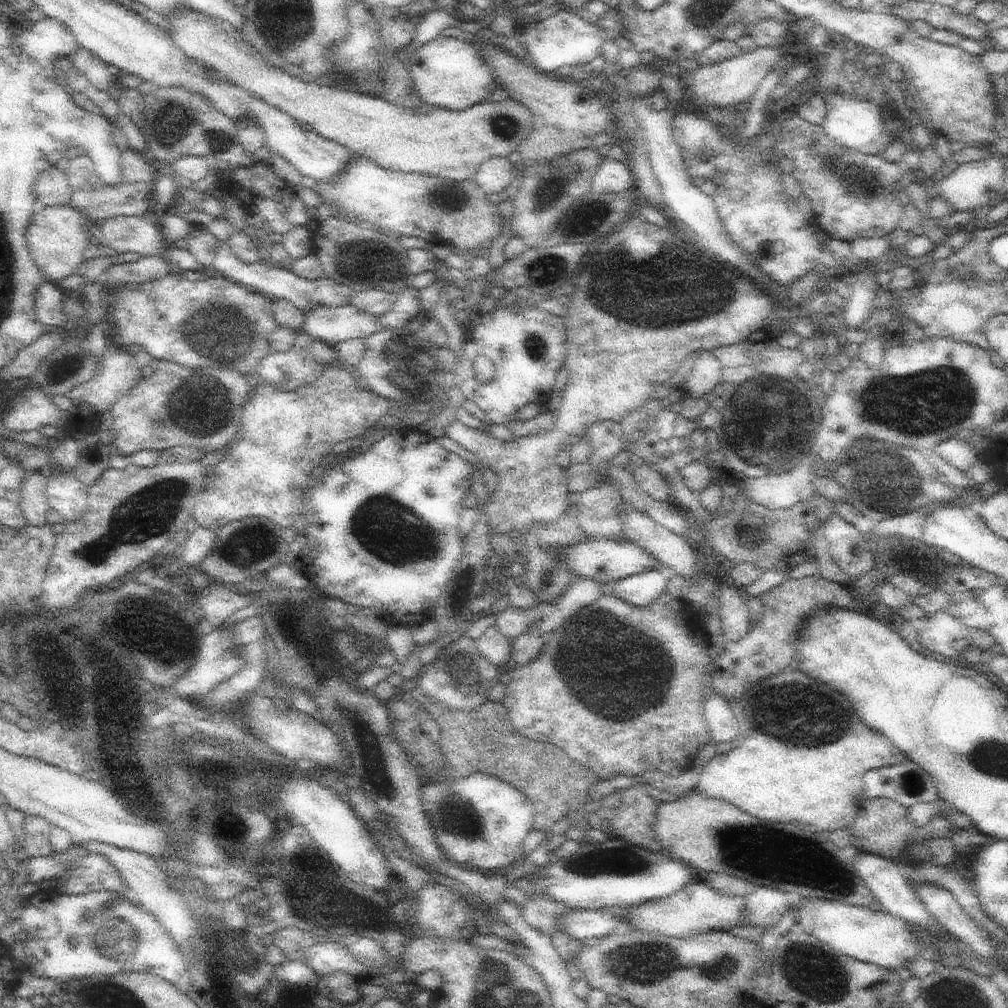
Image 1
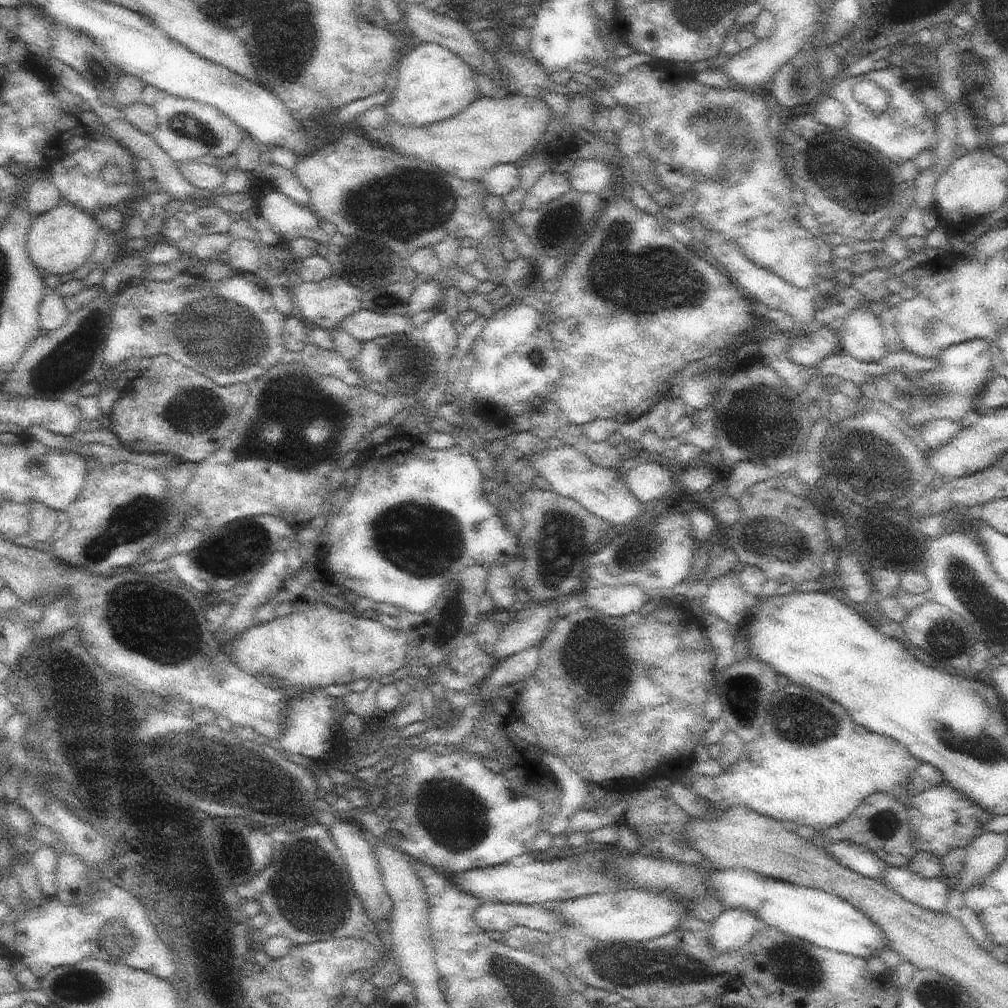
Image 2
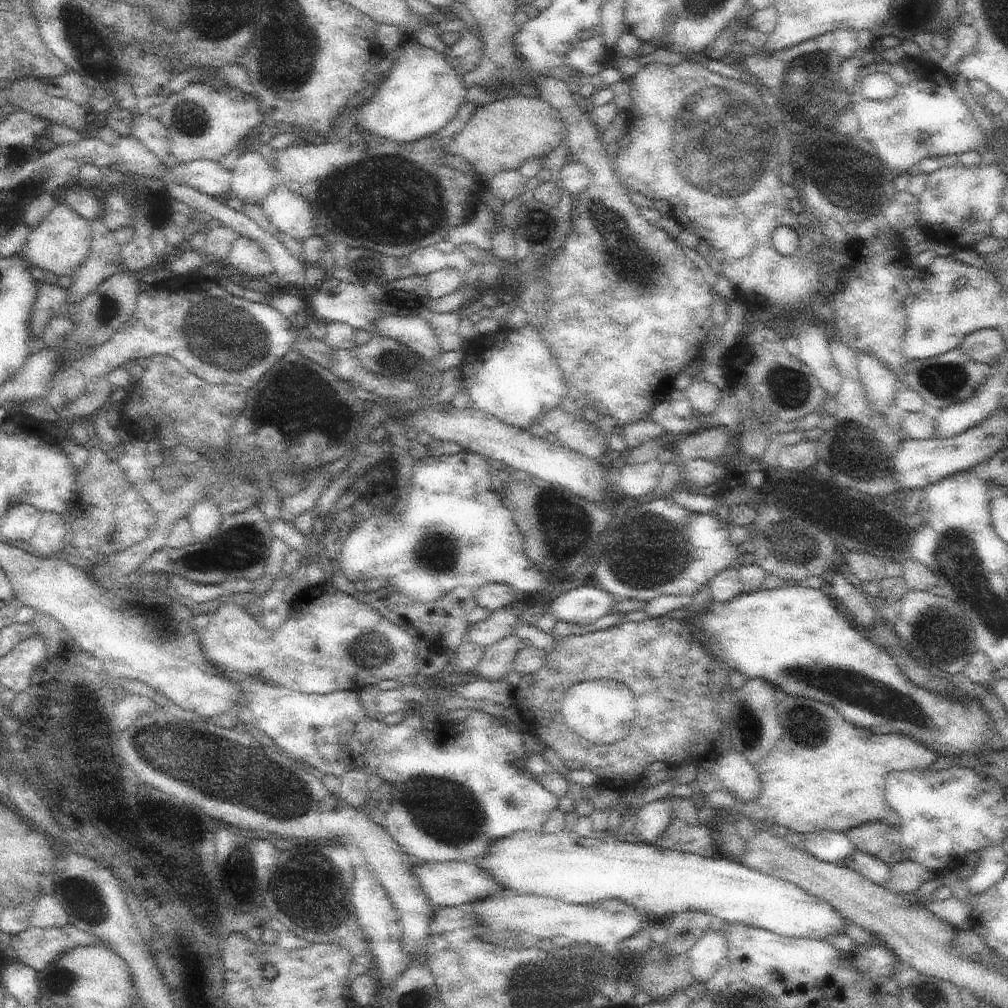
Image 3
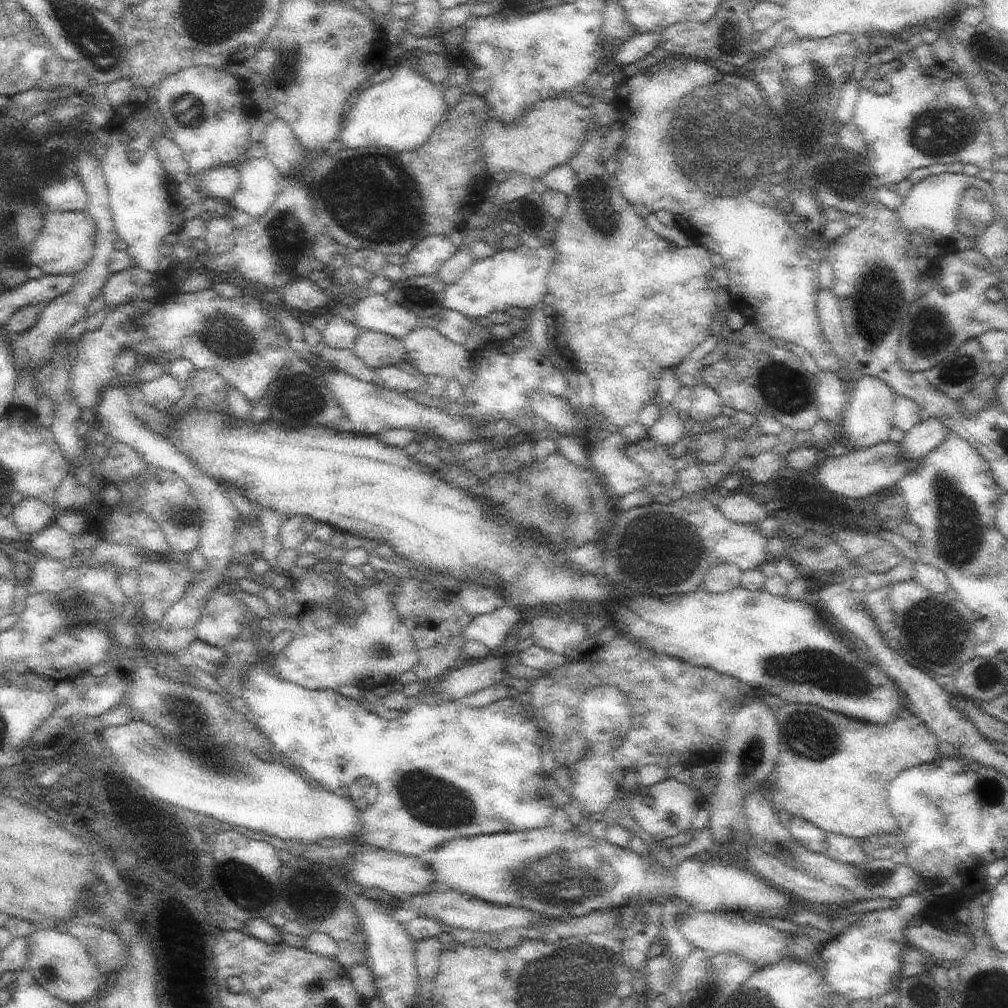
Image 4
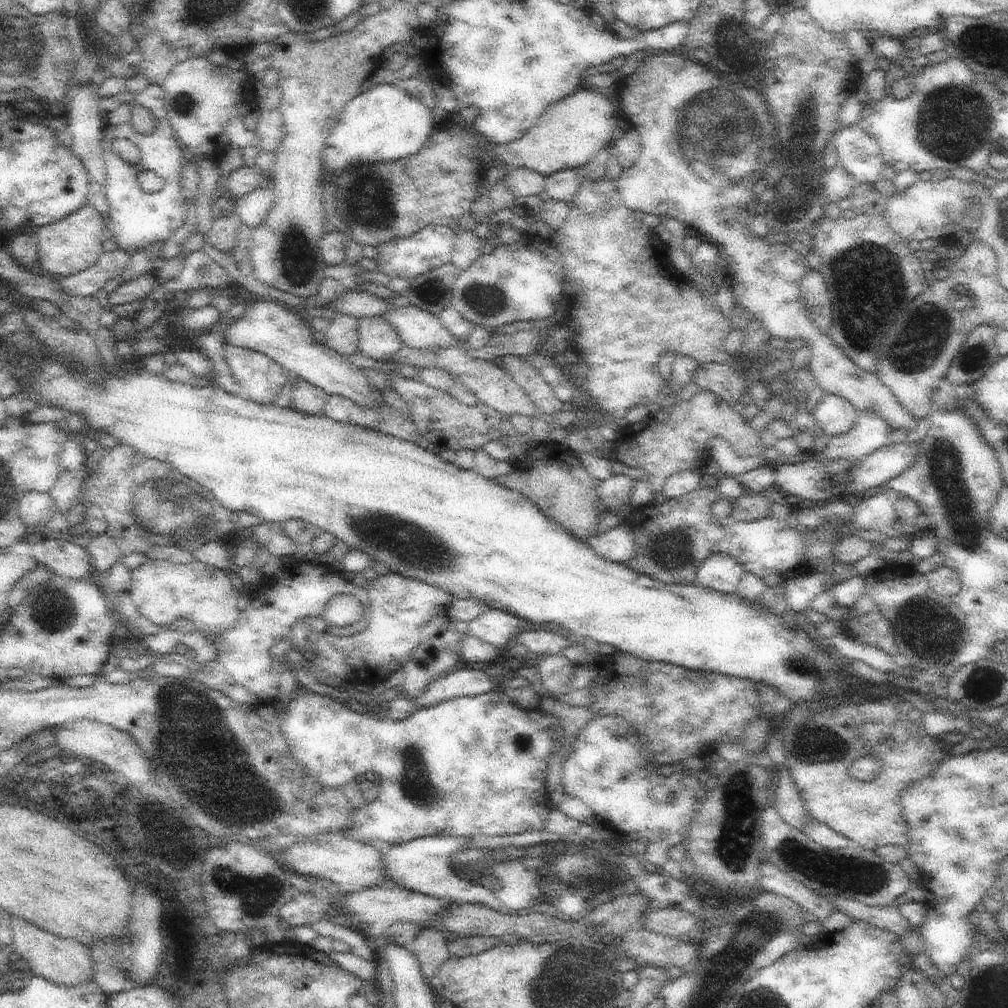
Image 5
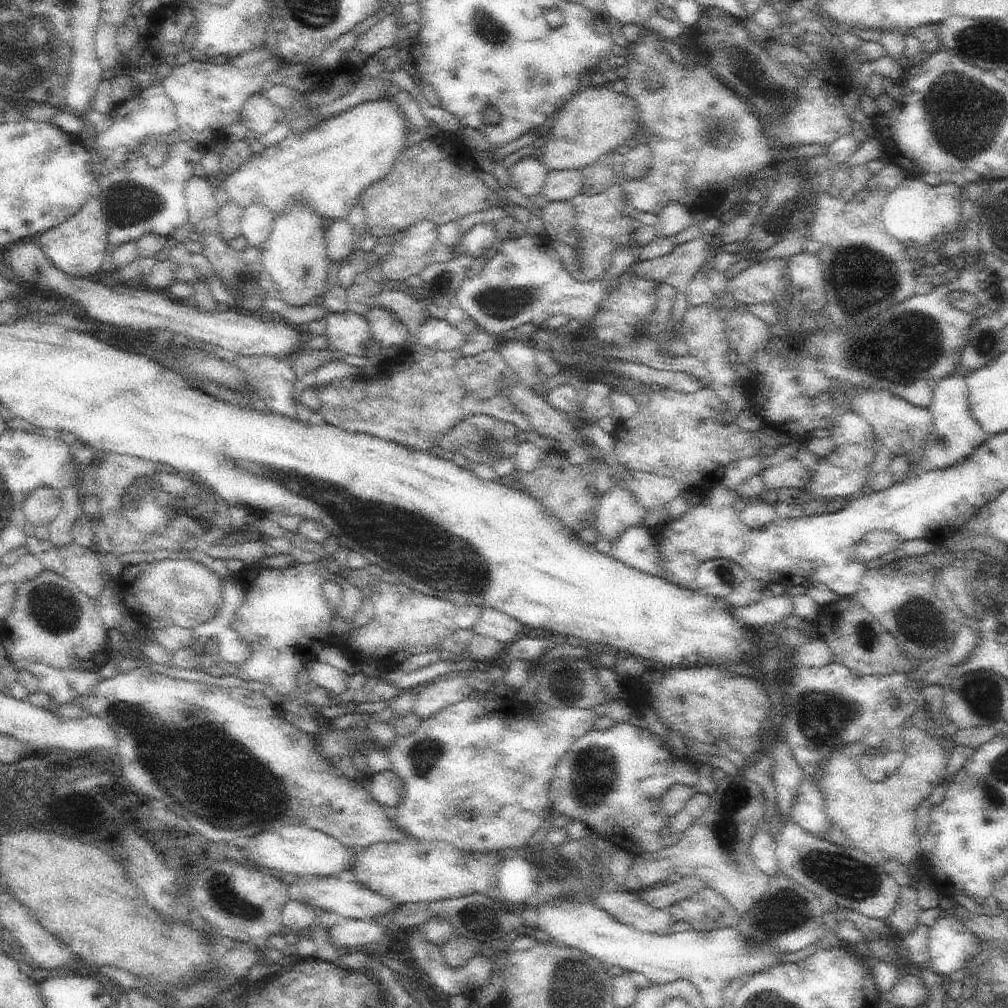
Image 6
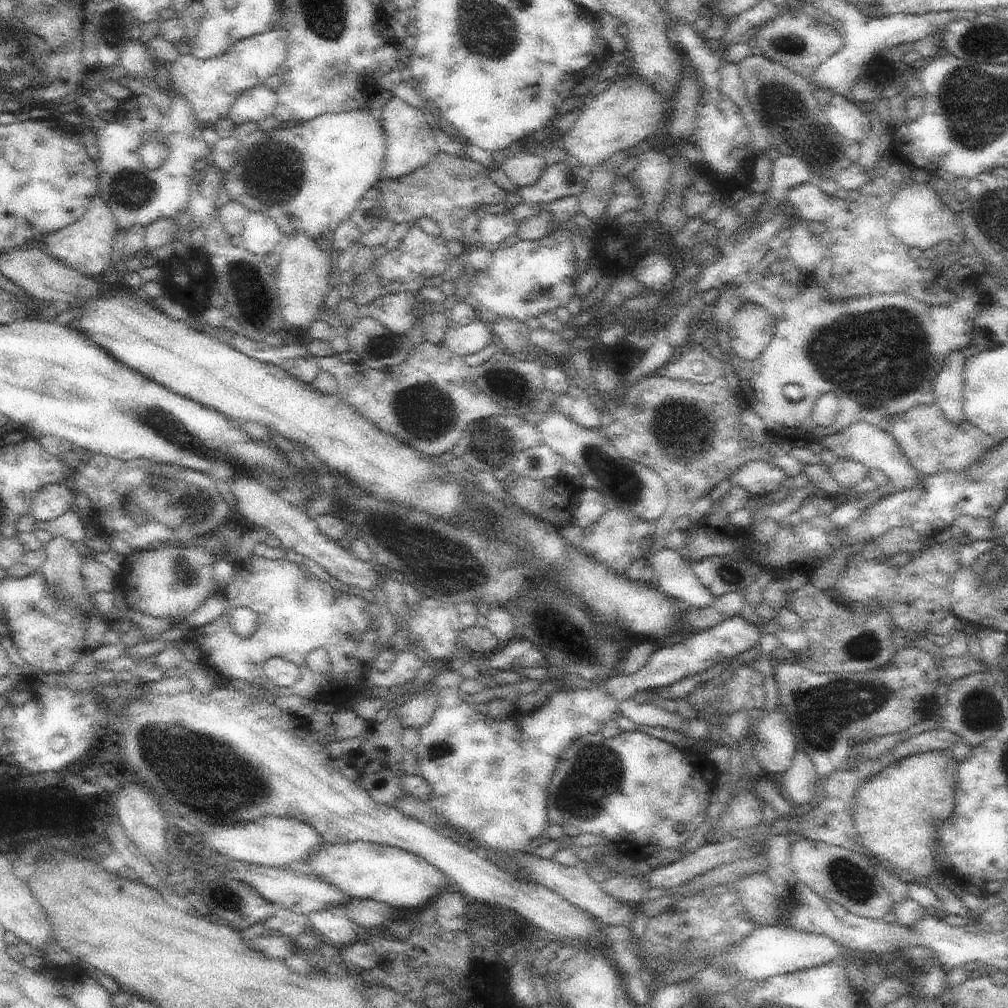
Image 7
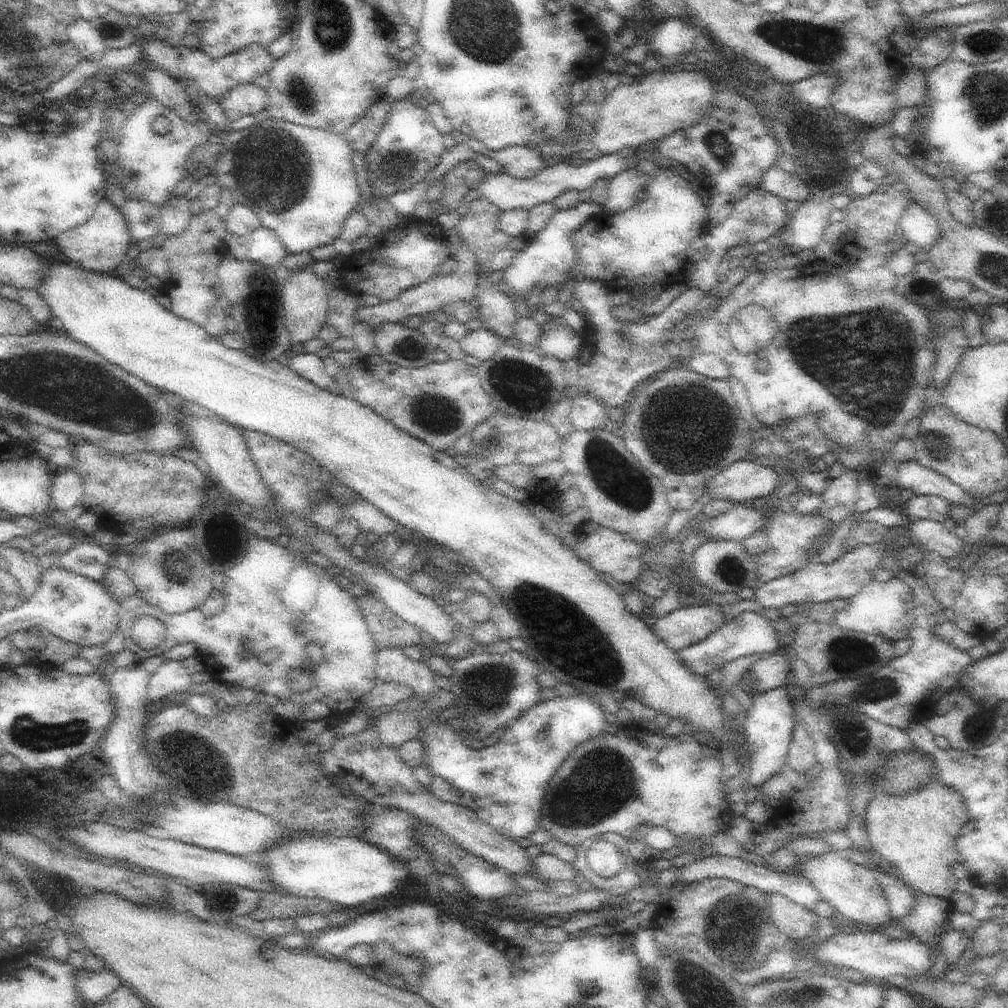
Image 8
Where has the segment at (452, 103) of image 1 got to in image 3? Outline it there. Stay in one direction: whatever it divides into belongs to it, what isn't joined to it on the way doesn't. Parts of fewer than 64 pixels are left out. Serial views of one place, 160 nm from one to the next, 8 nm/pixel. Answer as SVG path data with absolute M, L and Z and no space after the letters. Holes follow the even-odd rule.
M408 42L402 45L394 58L393 67L385 72L380 86L365 103L357 102L358 118L356 124L362 131L368 131L395 143L415 143L423 138L436 134L440 128L452 128L457 122L458 110L467 101L468 89L464 86L463 77L446 62L441 54L421 42Z

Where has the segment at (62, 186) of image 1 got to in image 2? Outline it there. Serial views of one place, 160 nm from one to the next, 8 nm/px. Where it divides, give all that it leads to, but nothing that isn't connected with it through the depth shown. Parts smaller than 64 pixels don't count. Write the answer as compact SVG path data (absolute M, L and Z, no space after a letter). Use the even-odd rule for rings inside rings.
M50 178L32 180L27 188L27 209L34 218L52 210L62 200L62 193Z

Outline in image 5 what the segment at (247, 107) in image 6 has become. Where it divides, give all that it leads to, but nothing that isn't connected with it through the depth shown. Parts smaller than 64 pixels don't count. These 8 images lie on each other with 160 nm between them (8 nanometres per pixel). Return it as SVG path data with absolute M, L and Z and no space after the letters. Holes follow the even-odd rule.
M279 109L262 110L254 131L259 138L260 150L276 152L285 135L285 122Z

